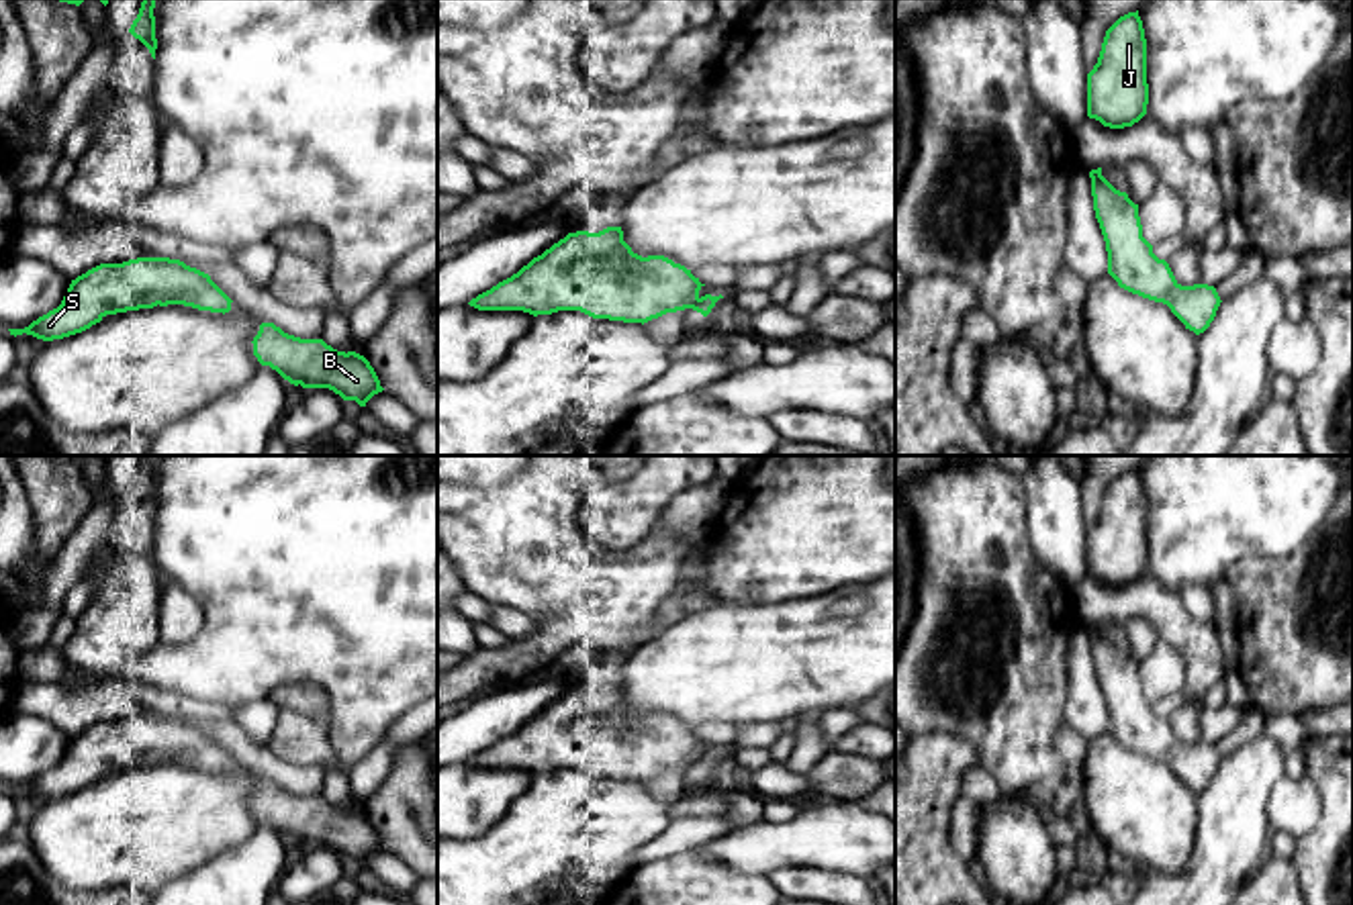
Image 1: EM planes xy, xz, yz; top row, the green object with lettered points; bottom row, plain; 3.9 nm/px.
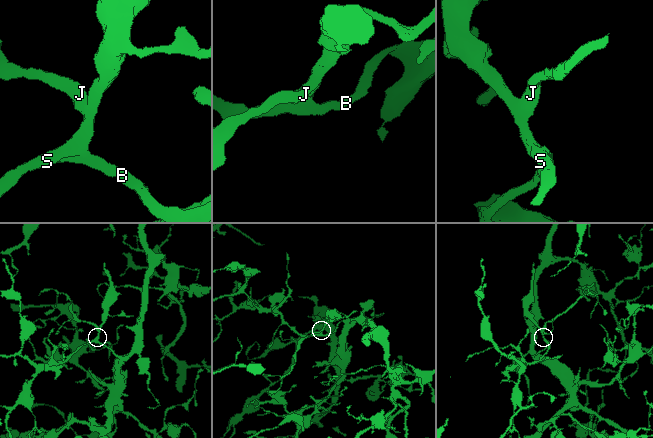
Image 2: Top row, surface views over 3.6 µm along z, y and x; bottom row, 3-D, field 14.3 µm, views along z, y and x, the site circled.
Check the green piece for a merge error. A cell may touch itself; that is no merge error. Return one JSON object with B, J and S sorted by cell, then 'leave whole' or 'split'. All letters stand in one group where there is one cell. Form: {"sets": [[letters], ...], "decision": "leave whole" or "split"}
{"sets": [["B", "J", "S"]], "decision": "leave whole"}

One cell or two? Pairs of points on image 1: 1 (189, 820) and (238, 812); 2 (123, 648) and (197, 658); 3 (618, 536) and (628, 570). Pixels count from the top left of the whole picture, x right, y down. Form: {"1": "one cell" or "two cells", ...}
{"1": "one cell", "2": "two cells", "3": "two cells"}

